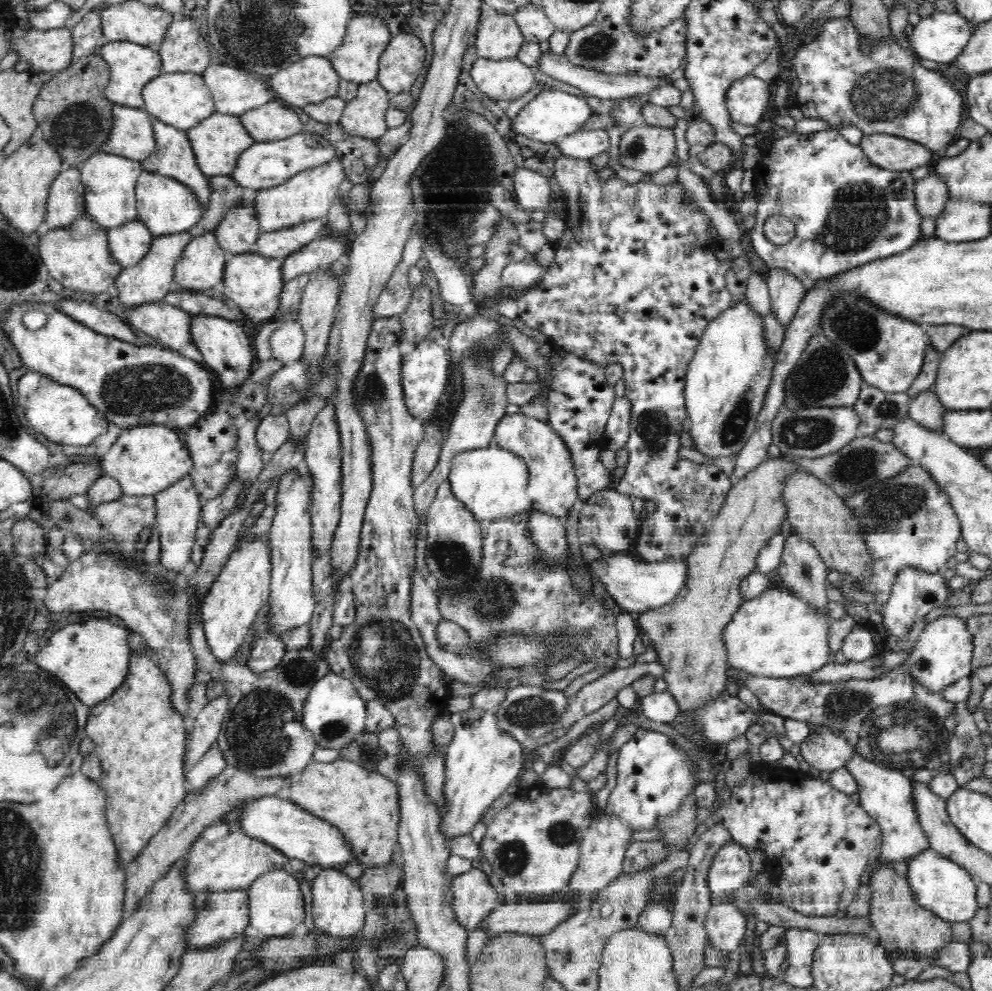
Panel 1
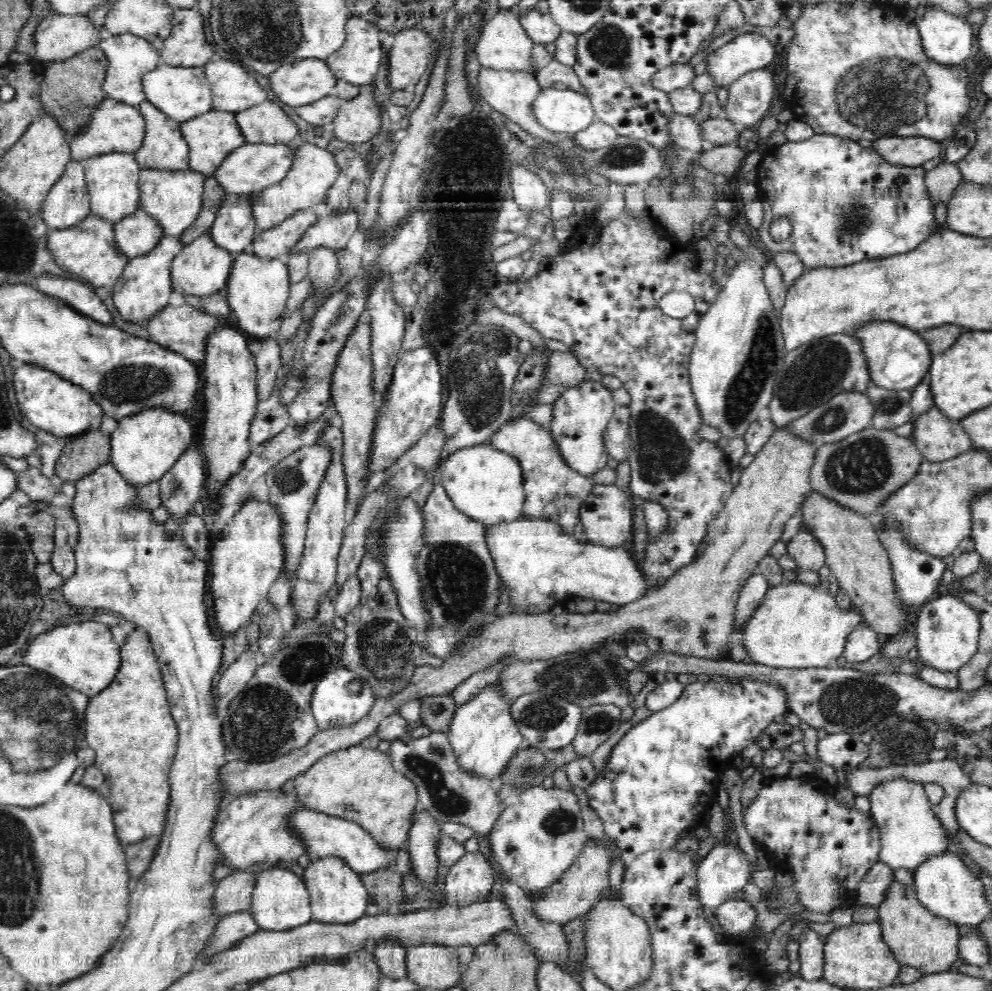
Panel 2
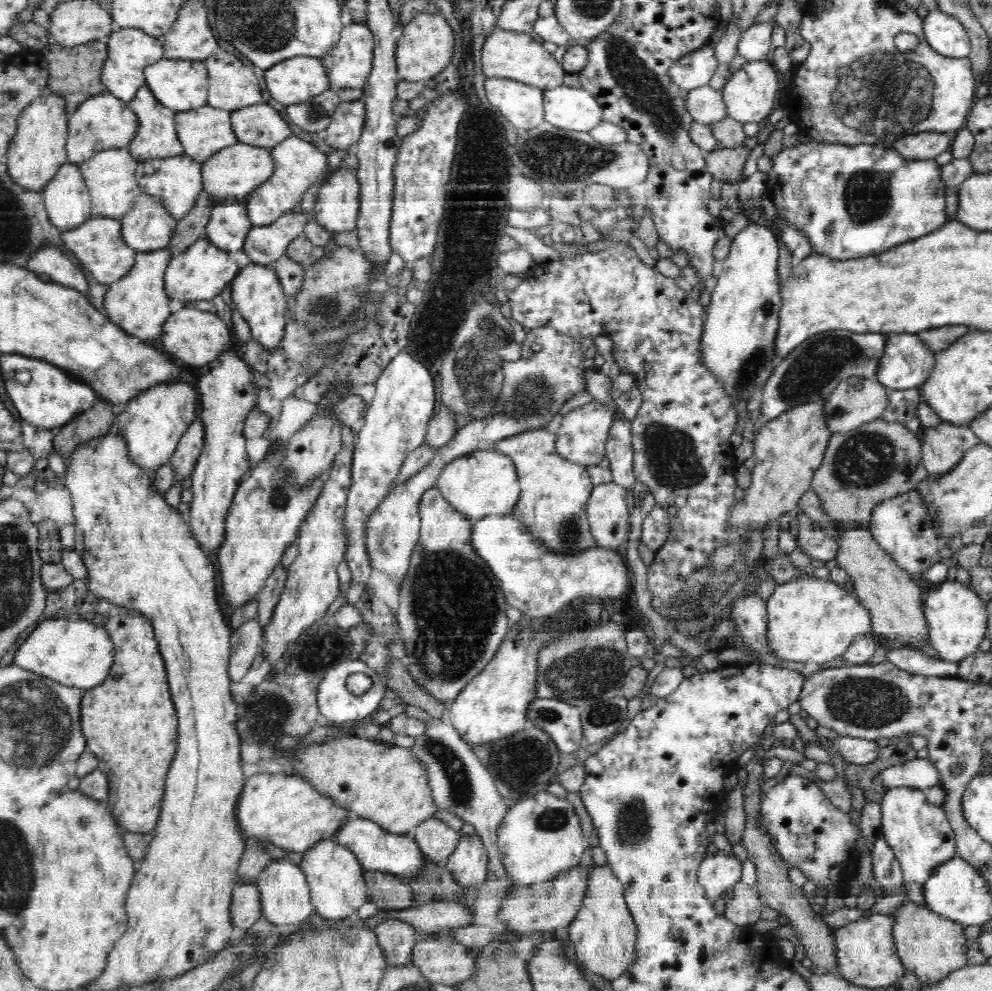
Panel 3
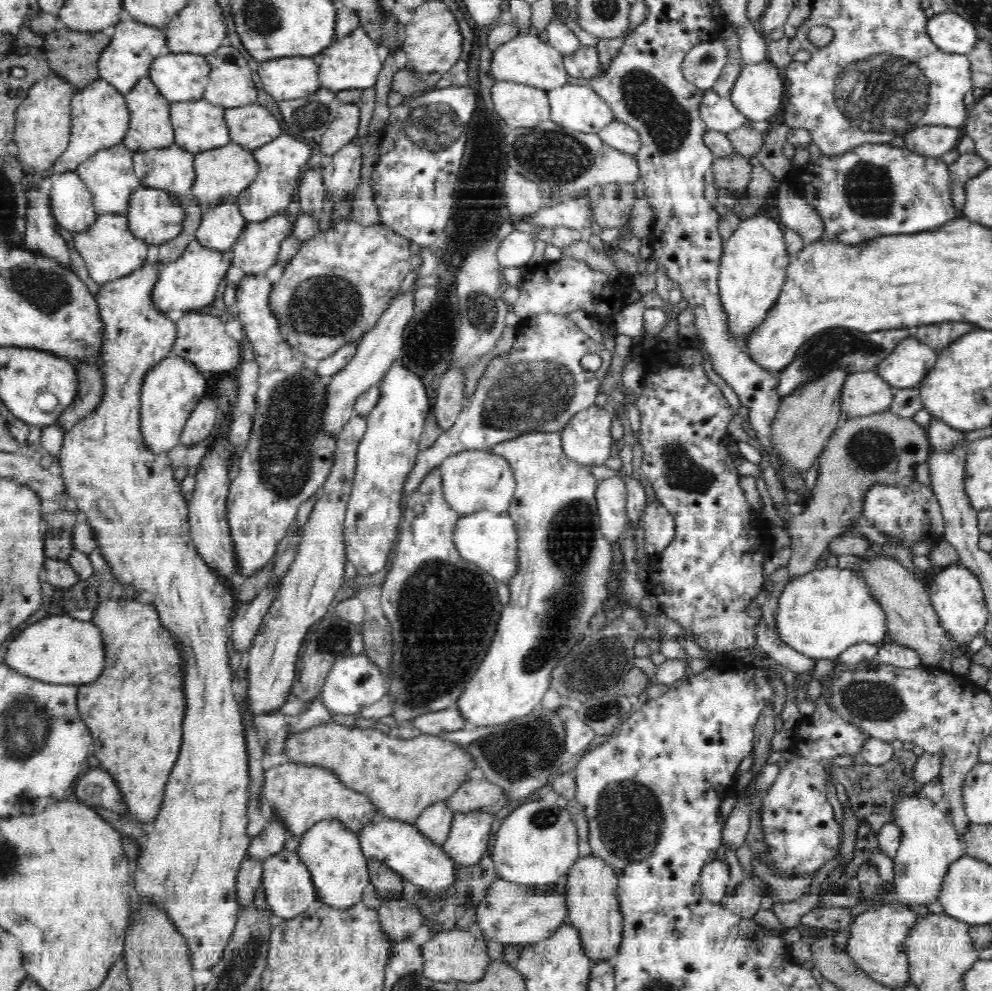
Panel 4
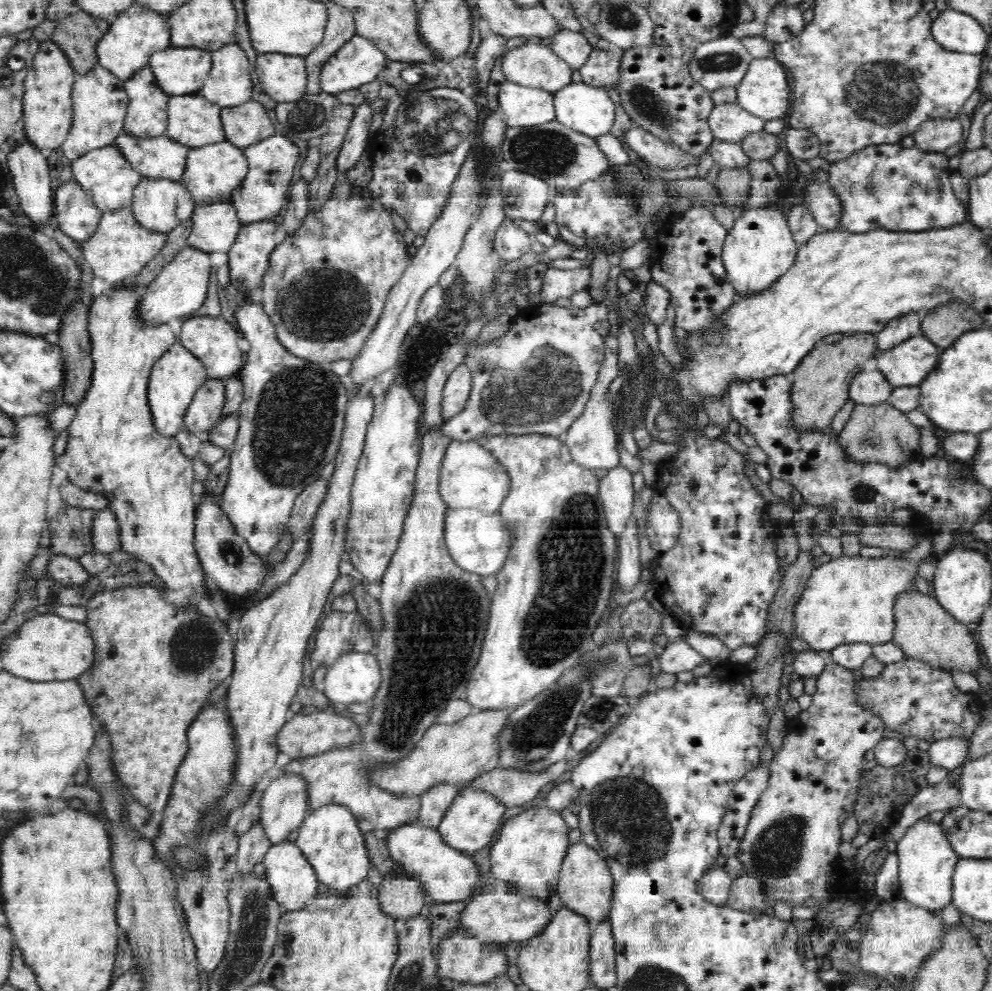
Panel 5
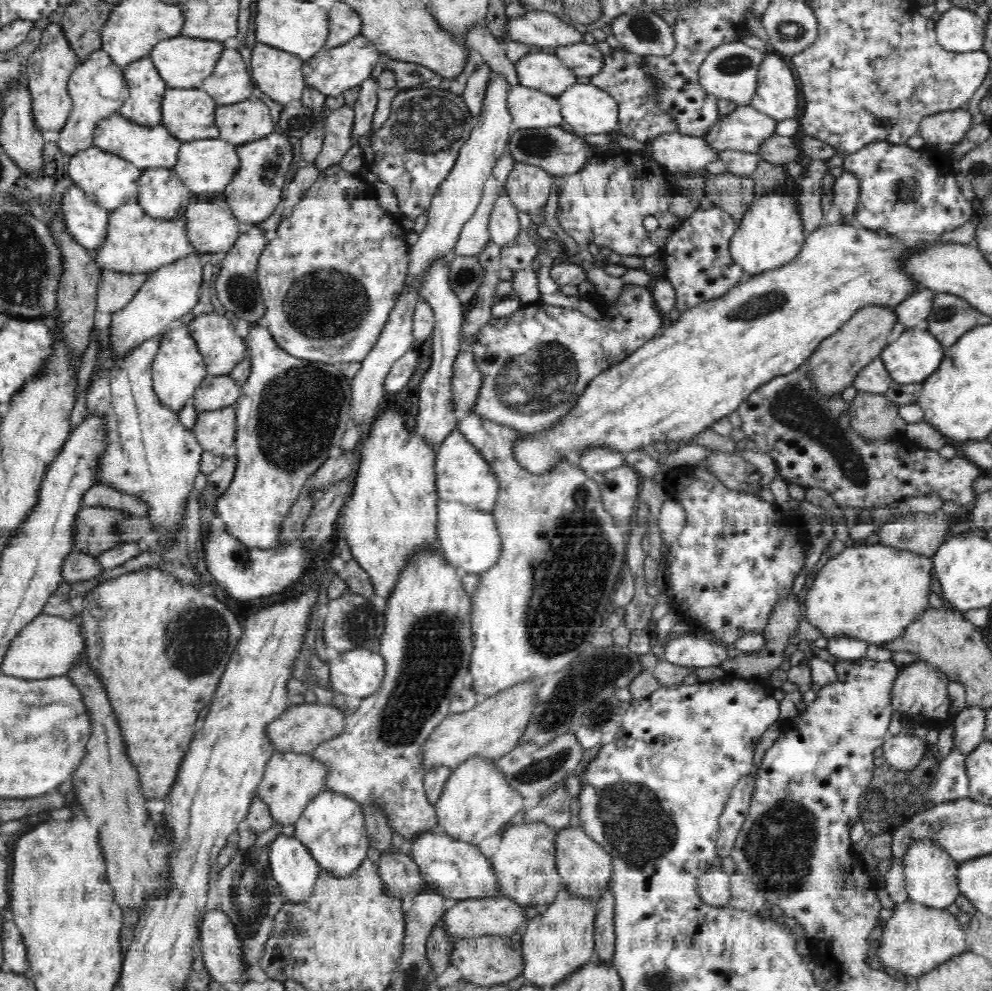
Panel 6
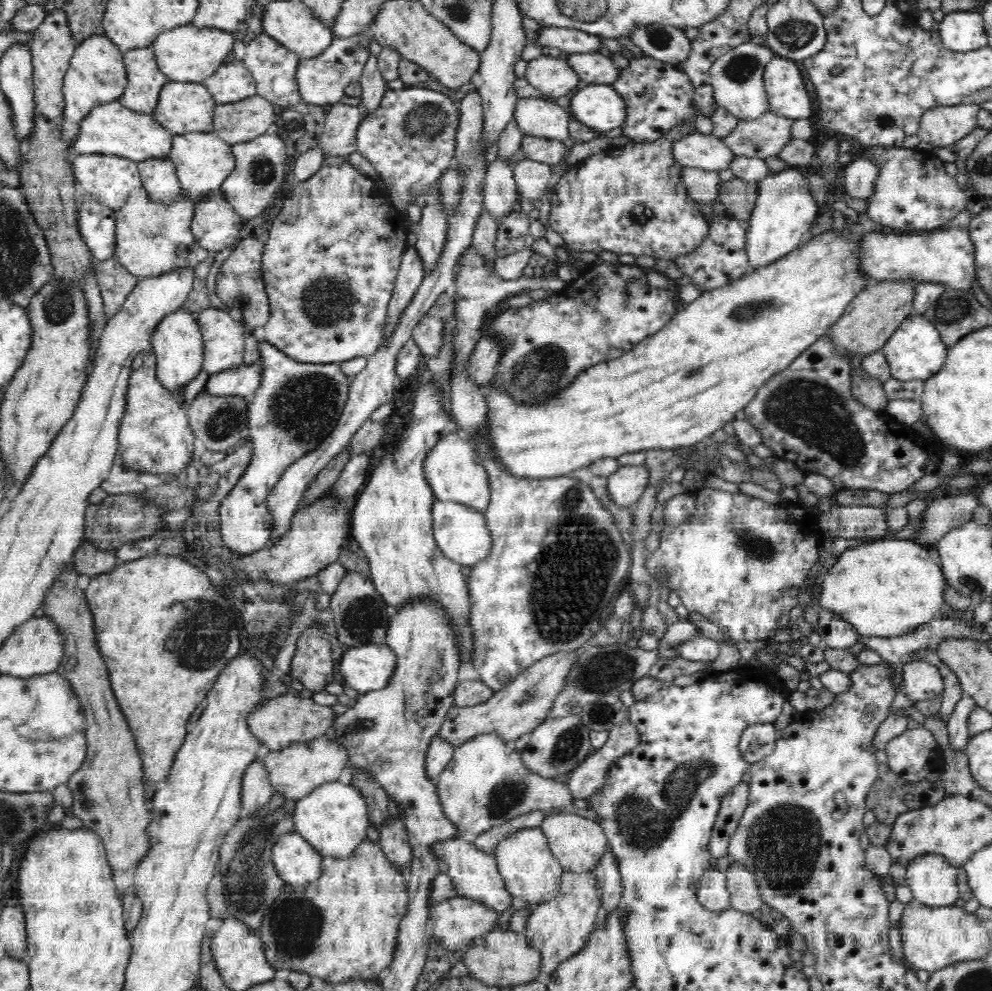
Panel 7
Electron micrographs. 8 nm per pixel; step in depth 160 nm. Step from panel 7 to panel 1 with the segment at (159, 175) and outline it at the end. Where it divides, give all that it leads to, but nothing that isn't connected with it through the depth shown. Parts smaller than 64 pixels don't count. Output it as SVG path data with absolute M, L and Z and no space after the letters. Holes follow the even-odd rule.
M140 219L107 230L109 251L124 269L134 266L146 256L152 246L154 235Z

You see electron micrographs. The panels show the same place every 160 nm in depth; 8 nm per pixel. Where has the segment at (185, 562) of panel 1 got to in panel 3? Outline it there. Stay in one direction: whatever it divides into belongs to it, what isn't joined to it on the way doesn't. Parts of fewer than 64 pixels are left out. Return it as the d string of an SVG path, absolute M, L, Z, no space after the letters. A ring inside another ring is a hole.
M198 417L182 436L172 458L169 460L173 474L175 474L176 484L184 482L193 473L195 463L198 462L198 456L203 449L205 436L205 424Z

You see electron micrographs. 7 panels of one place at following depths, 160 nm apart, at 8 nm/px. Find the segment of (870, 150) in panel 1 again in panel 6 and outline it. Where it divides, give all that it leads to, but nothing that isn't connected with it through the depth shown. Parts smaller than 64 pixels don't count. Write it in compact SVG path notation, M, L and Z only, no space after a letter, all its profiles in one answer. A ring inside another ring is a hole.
M946 110L922 119L919 135L929 150L941 150L960 142L973 125L968 110Z

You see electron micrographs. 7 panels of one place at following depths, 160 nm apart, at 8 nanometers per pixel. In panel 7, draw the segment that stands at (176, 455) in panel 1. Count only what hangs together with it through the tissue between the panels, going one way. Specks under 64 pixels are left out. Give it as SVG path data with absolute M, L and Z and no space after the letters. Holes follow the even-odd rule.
M179 308L168 314L155 328L151 338L151 351L156 356L156 373L161 385L170 392L184 390L203 368L204 341L201 328L194 316Z

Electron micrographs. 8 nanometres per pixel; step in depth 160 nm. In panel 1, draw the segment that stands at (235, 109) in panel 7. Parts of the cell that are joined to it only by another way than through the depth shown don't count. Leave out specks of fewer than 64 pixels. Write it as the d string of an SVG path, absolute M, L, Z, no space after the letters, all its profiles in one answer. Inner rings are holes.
M267 102L241 114L240 120L254 140L273 141L302 133L302 120L280 102Z

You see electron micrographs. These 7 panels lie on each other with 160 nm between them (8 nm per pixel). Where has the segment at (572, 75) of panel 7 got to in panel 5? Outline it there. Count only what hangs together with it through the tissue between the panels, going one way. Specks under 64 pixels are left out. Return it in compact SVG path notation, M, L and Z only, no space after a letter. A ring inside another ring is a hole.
M531 40L508 49L501 60L508 81L552 94L572 83L572 68L550 46Z

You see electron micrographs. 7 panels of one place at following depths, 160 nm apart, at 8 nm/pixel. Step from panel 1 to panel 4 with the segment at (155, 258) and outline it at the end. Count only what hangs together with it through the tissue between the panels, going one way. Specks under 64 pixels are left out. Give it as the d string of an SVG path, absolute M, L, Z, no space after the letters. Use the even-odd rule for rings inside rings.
M149 258L143 267L131 272L128 276L104 283L101 290L95 295L95 302L99 309L99 317L103 323L103 346L100 350L100 370L102 370L103 376L102 400L100 400L98 406L95 407L94 414L89 415L86 419L80 420L70 431L66 432L58 459L60 467L62 467L62 473L60 475L65 484L65 492L67 492L67 496L75 502L78 512L83 512L86 515L87 523L92 527L95 539L97 540L97 549L100 551L100 554L103 554L106 562L108 562L108 567L110 567L110 571L112 571L115 582L125 584L125 586L135 588L135 590L140 592L144 591L152 594L151 605L156 607L163 626L168 627L169 633L173 634L173 638L177 638L177 642L180 642L181 654L184 654L186 716L183 720L184 732L180 754L165 786L165 794L162 807L159 809L159 814L154 822L150 825L143 826L146 842L144 842L144 845L141 847L141 853L136 862L133 881L133 898L140 900L141 903L158 904L158 907L165 908L169 920L173 922L173 925L177 927L177 930L180 931L181 935L185 938L193 968L199 970L211 969L217 962L222 960L224 951L226 950L226 946L228 946L228 942L230 942L230 936L232 932L234 932L235 924L238 920L238 910L241 910L237 898L237 878L240 864L242 864L242 860L246 857L252 840L247 832L251 779L248 769L248 754L246 753L245 723L242 722L242 709L238 706L236 700L234 700L234 694L232 693L233 672L230 671L228 664L230 618L232 618L237 604L234 604L234 595L230 594L229 588L218 579L218 575L210 570L206 565L206 561L199 556L198 551L194 548L194 542L192 542L190 534L189 505L184 502L184 498L182 498L182 494L180 494L180 486L178 486L176 480L174 480L173 465L172 462L169 462L168 451L163 451L162 454L156 454L145 445L145 441L142 439L141 386L144 382L144 377L148 374L150 368L154 368L158 365L158 362L162 362L162 360L170 356L170 352L172 348L174 348L174 341L177 337L176 324L174 324L166 314L155 309L153 298L151 297L155 283L158 281L160 266L161 264L158 263L158 261L152 261Z

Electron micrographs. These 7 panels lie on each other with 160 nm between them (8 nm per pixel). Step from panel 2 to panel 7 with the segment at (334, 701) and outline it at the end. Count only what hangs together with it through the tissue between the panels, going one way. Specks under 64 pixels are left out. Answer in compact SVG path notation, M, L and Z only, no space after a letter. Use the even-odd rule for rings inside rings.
M383 641L349 647L340 659L343 686L365 694L388 686L397 668L397 654Z

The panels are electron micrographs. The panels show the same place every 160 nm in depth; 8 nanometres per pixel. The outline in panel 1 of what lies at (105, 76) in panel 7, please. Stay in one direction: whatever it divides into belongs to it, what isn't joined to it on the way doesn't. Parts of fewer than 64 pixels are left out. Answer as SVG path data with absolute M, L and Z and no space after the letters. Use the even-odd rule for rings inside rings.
M114 103L112 106L110 134L107 136L106 142L98 149L104 153L122 155L141 162L154 152L155 146L152 117L149 112L143 108L139 109Z

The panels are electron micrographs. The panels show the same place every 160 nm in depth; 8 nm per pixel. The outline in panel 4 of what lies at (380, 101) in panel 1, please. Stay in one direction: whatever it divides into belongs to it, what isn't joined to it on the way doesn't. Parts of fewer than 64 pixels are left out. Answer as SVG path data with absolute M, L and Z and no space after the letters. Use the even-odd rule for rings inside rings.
M342 103L330 128L317 139L320 151L330 158L357 136L360 124L360 108L357 103Z

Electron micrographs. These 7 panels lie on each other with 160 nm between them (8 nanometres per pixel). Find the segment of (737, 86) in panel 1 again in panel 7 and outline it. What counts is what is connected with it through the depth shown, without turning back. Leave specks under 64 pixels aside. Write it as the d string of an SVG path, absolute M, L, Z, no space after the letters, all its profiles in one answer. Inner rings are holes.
M775 55L766 65L763 81L770 113L792 119L812 114L812 100L796 61Z

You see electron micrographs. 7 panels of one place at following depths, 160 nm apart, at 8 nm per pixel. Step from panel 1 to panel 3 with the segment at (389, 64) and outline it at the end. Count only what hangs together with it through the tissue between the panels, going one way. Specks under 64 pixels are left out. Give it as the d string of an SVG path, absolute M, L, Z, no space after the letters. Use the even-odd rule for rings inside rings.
M424 12L415 15L402 29L403 34L397 41L395 50L397 77L400 81L426 81L450 64L455 38L453 29L441 14Z

